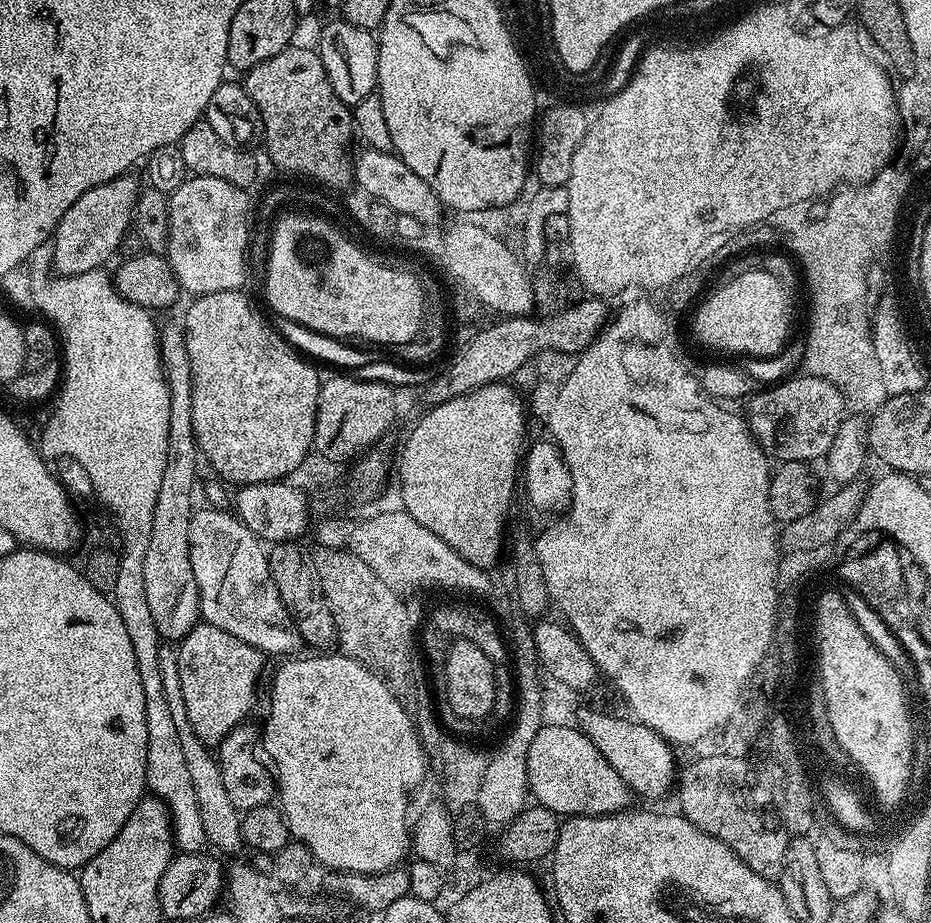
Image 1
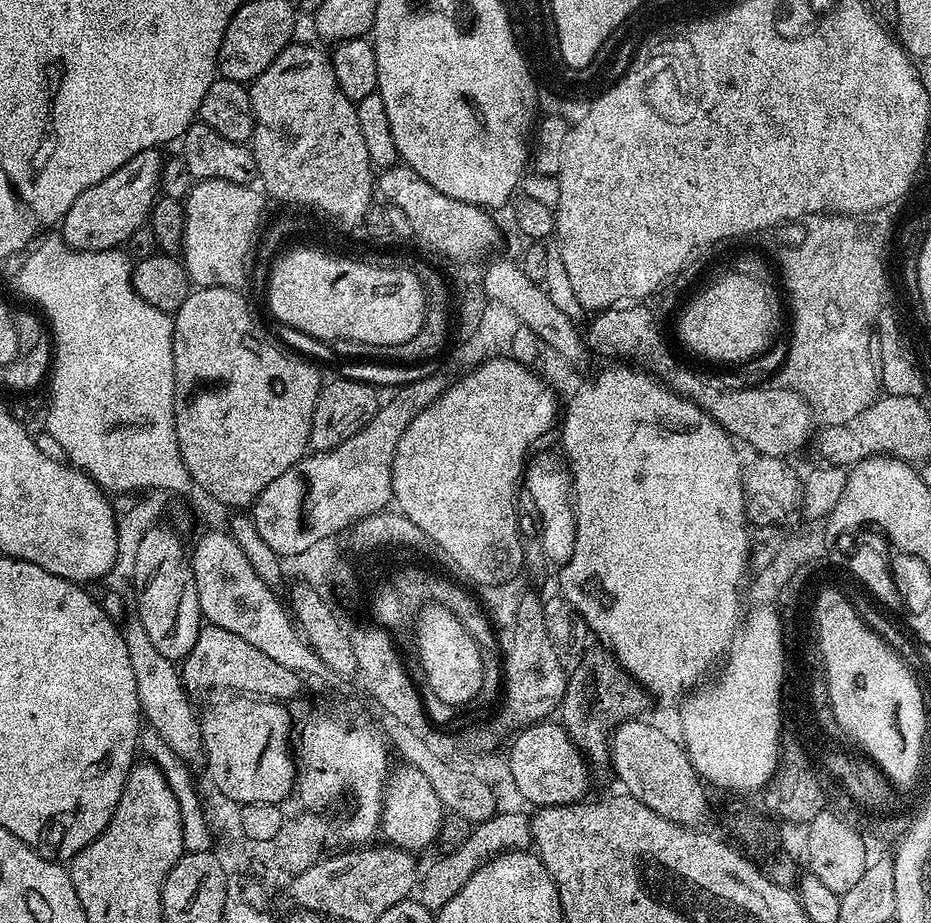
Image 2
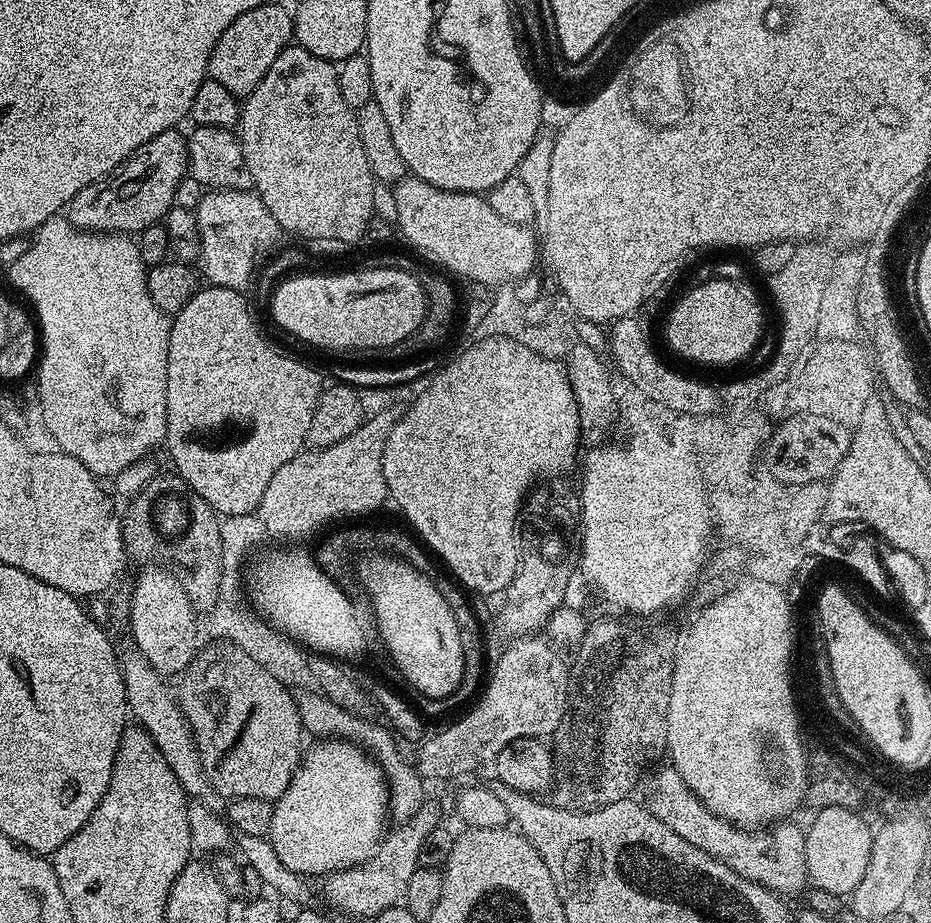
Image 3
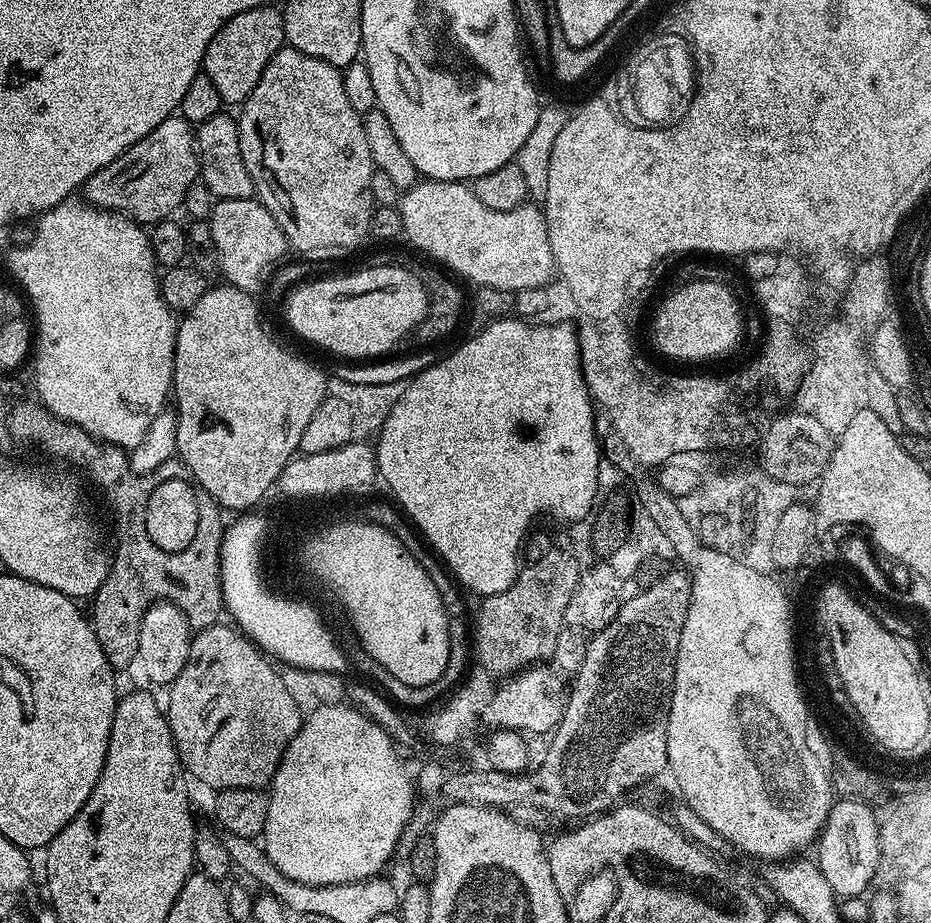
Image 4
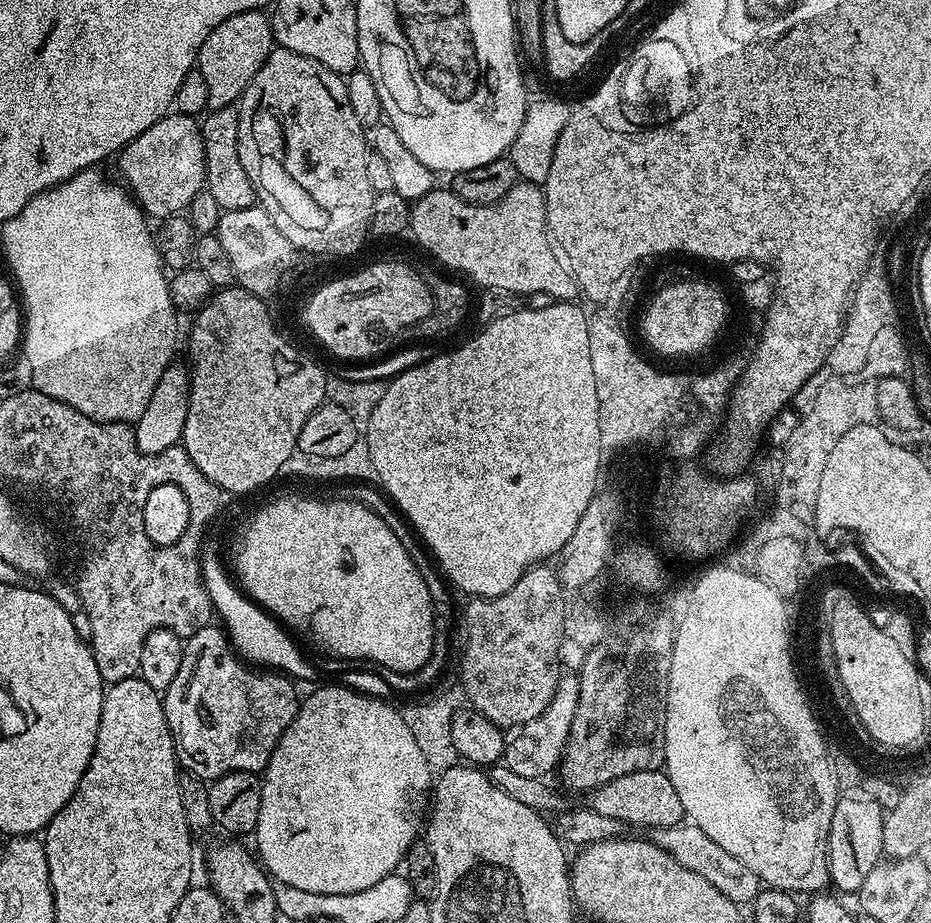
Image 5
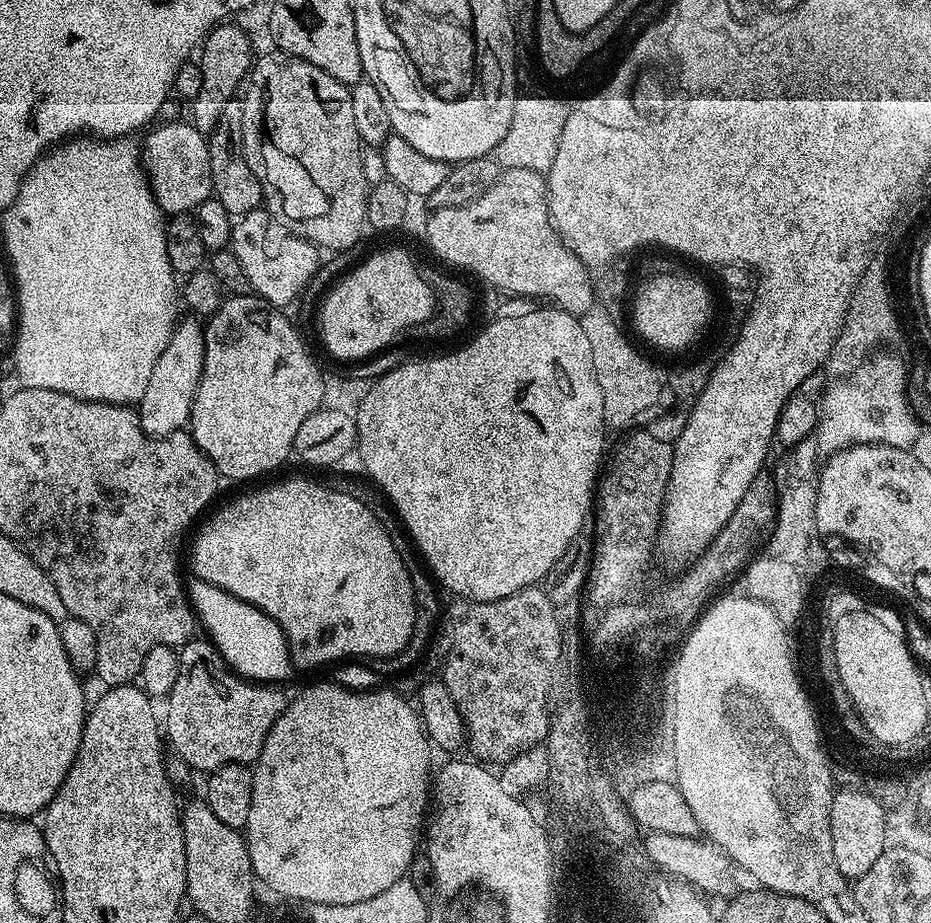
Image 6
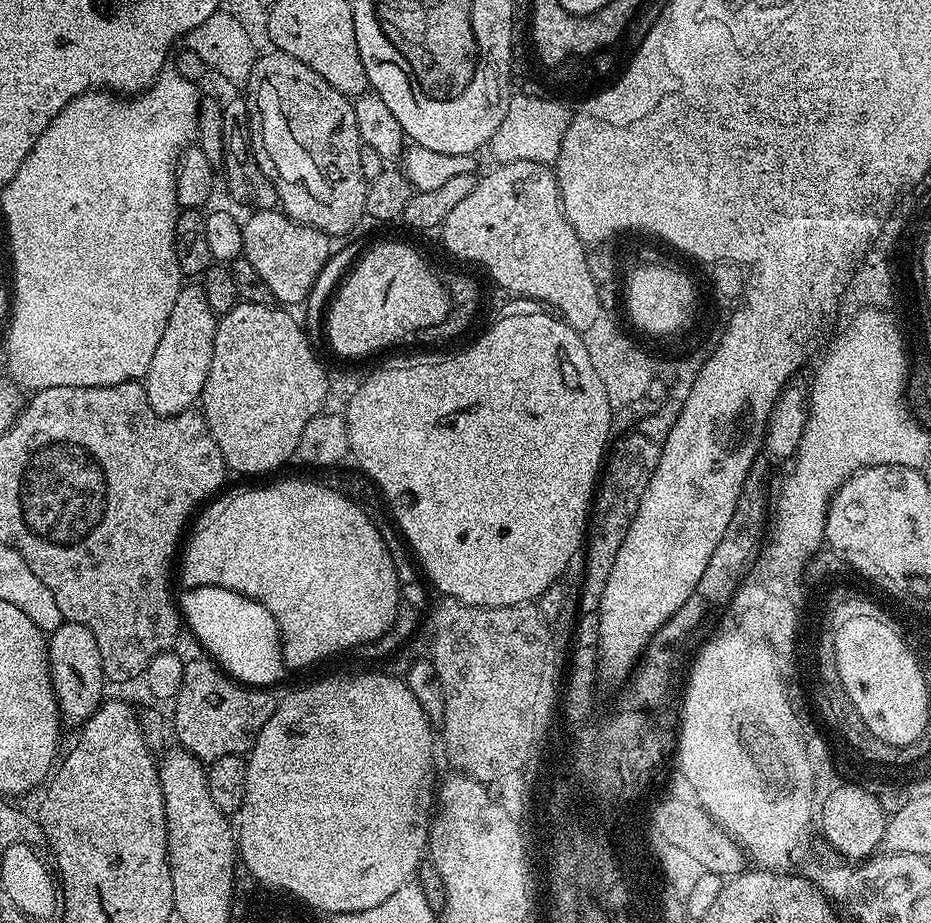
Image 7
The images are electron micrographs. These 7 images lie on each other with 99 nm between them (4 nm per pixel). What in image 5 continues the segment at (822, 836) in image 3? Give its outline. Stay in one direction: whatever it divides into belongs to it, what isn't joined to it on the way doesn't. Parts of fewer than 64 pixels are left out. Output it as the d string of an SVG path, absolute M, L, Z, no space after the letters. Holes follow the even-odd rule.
M837 802L834 810L834 822L830 822L830 838L828 839L828 869L830 884L837 893L859 893L862 882L866 882L866 874L881 863L885 855L883 848L884 812L876 812L872 804L848 804Z

